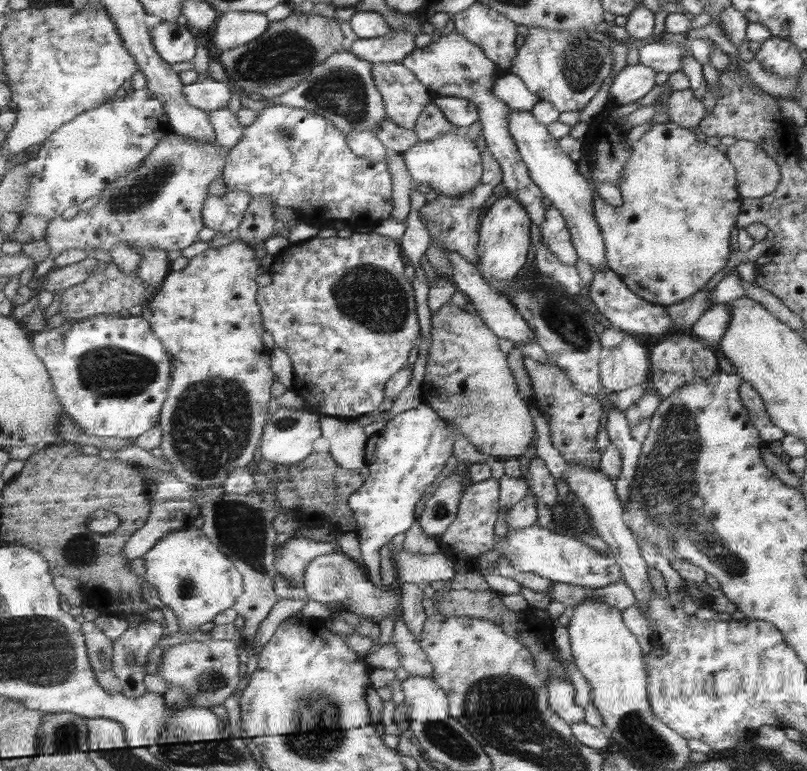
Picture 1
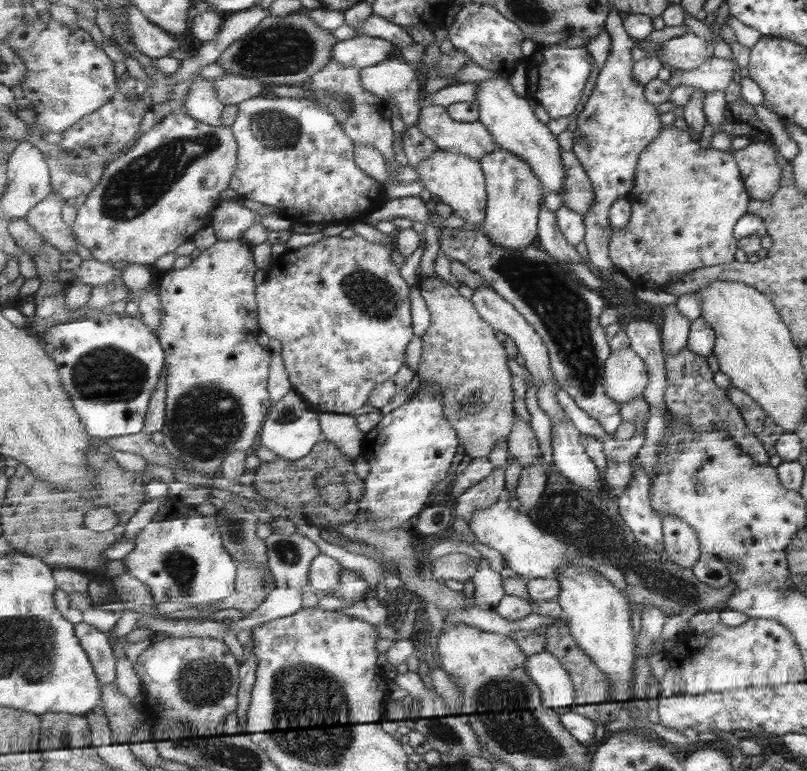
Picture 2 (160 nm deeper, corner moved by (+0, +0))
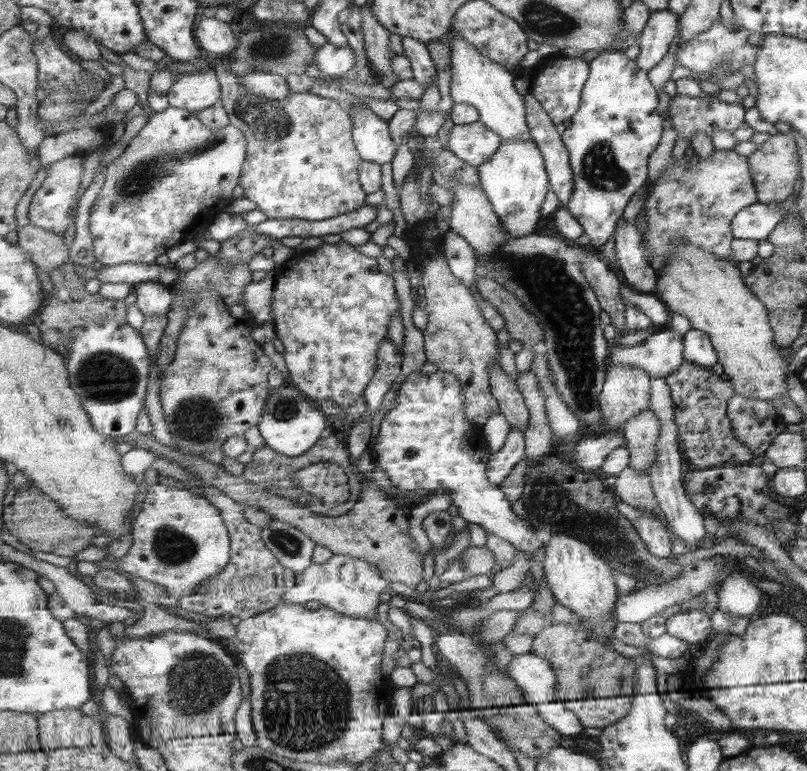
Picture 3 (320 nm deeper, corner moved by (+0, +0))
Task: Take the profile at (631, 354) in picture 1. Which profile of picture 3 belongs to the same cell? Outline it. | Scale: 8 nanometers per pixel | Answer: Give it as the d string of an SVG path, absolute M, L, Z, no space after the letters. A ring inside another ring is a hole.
M613 365L608 368L606 384L601 396L601 433L621 430L635 416L651 409L651 380L647 371L629 365Z

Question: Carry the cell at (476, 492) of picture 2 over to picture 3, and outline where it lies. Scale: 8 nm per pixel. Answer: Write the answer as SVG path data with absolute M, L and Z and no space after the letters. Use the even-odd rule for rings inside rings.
M512 429L499 454L491 456L487 465L487 475L492 483L501 486L513 470L526 459L526 433L519 429Z

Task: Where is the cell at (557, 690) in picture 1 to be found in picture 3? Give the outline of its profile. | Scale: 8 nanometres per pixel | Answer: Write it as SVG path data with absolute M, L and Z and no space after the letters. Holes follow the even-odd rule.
M532 652L514 655L507 671L524 690L524 697L531 705L556 700L557 677L551 663Z

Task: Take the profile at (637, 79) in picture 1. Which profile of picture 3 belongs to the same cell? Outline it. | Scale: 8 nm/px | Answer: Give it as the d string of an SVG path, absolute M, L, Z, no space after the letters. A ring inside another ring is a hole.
M669 9L652 13L638 38L642 51L636 61L643 70L653 70L665 58L678 29L677 23L678 16Z

